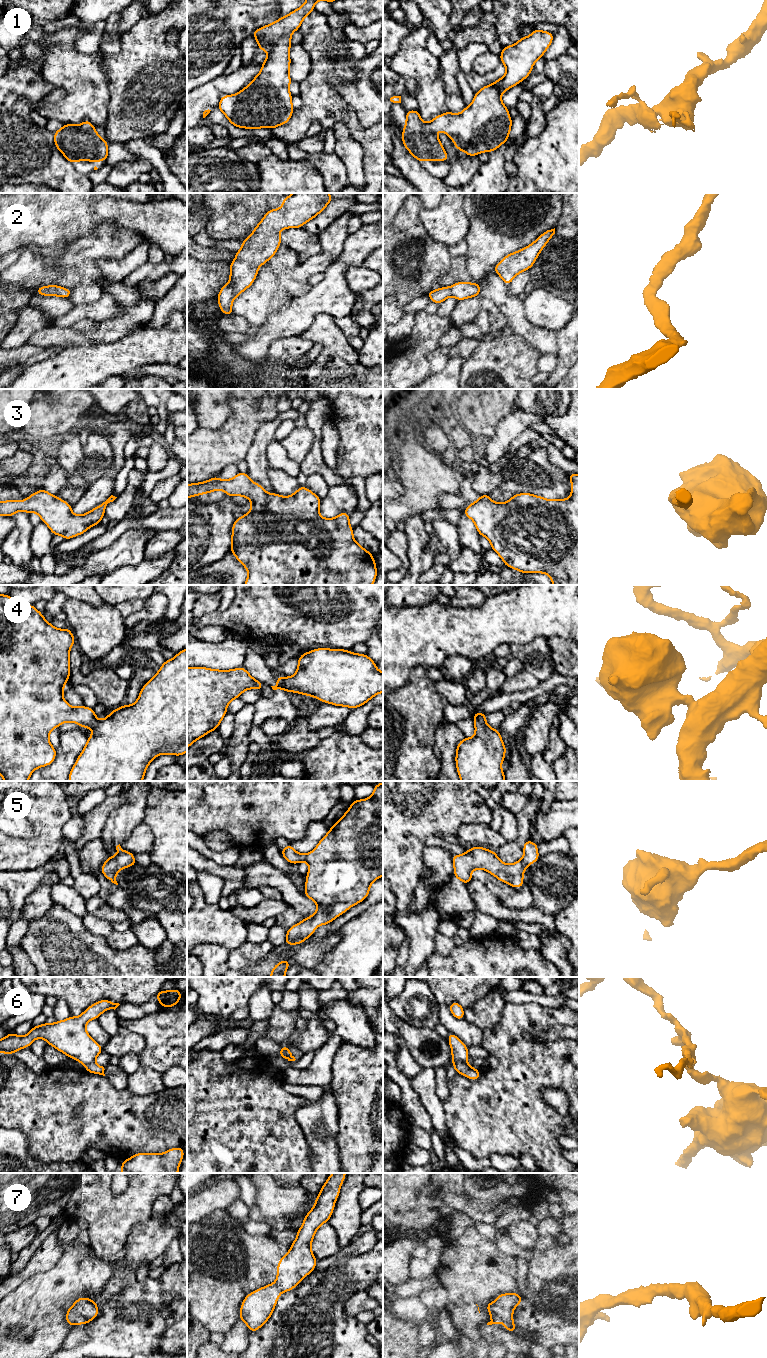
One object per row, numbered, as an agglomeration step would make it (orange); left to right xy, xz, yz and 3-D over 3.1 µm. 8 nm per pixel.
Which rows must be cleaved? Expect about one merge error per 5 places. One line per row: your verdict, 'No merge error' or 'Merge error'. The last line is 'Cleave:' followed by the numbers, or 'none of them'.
1: No merge error
2: No merge error
3: No merge error
4: No merge error
5: No merge error
6: Merge error
7: No merge error
Cleave: 6

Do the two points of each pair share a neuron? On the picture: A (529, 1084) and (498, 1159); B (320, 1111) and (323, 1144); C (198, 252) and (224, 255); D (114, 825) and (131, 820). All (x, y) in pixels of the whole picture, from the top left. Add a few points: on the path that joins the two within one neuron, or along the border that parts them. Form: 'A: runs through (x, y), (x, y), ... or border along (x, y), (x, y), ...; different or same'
A: border along (487, 1157), (493, 1153), (500, 1153), (517, 1159); different
B: runs through (320, 1119), (321, 1136); same
C: runs through (204, 253), (218, 254); same
D: runs through (118, 824), (122, 820), (127, 820); same

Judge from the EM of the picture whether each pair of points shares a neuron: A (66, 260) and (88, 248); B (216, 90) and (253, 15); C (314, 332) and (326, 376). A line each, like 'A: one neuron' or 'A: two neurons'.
A: one neuron
B: two neurons
C: one neuron

